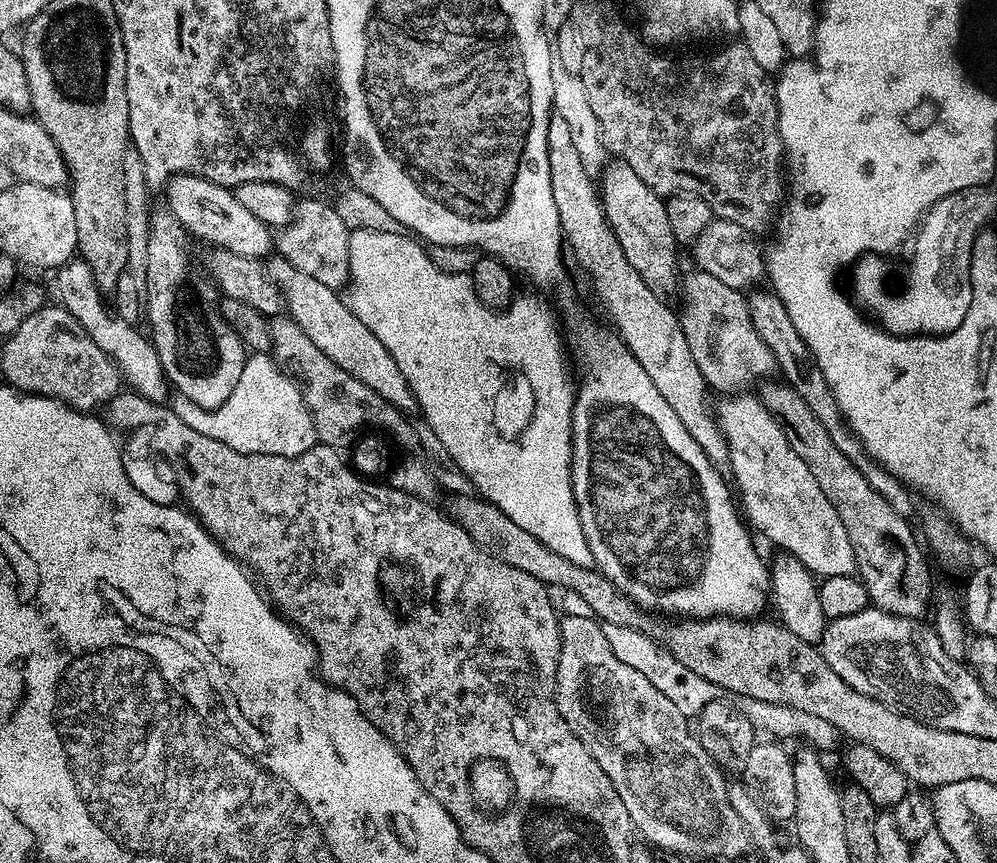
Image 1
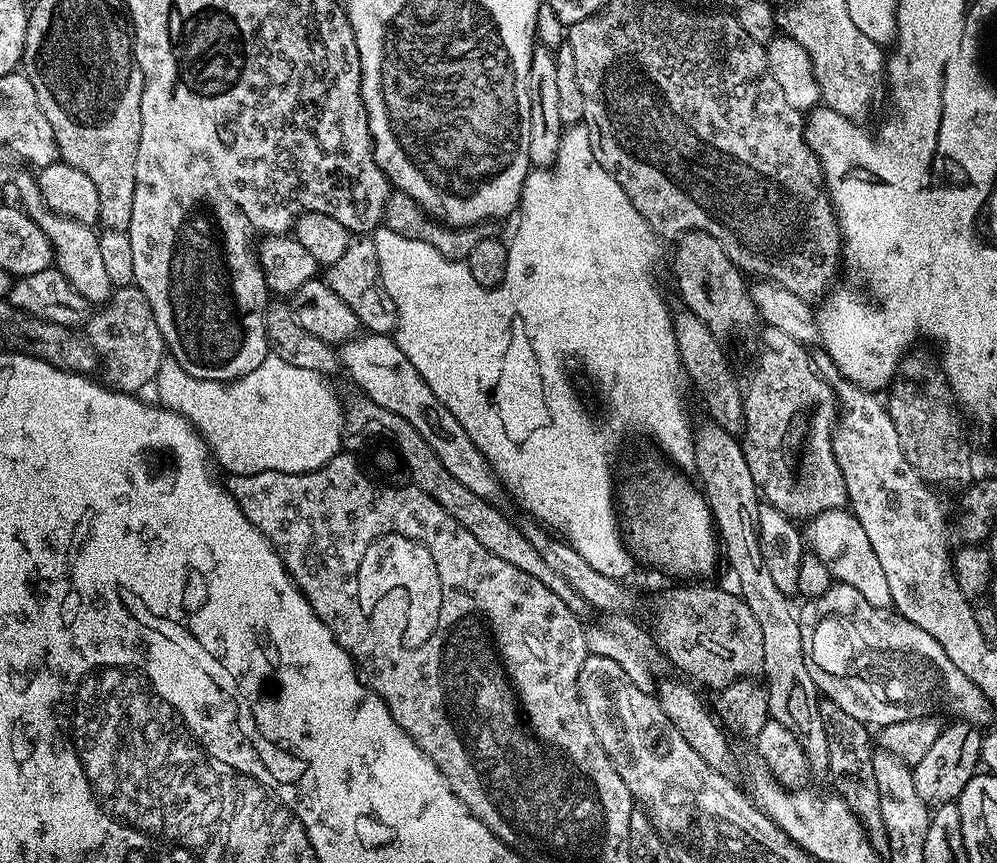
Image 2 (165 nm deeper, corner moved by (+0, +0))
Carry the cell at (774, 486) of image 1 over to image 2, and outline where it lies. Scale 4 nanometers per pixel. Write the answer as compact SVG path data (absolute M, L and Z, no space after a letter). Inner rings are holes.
M835 508L813 516L803 525L802 535L811 555L817 556L839 583L854 586L854 590L858 590L858 594L862 594L870 606L892 608L886 573L878 562L865 530L851 511Z

